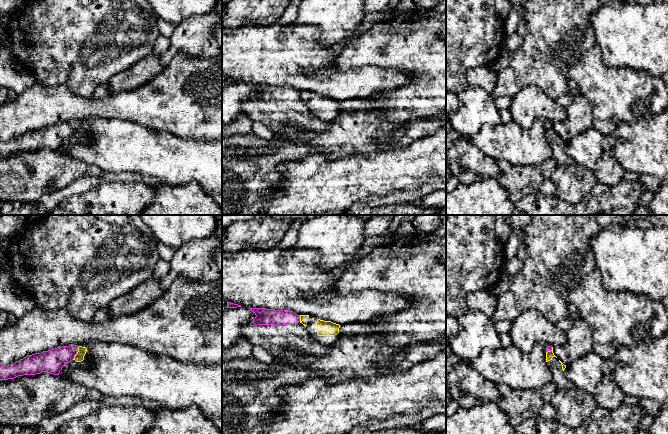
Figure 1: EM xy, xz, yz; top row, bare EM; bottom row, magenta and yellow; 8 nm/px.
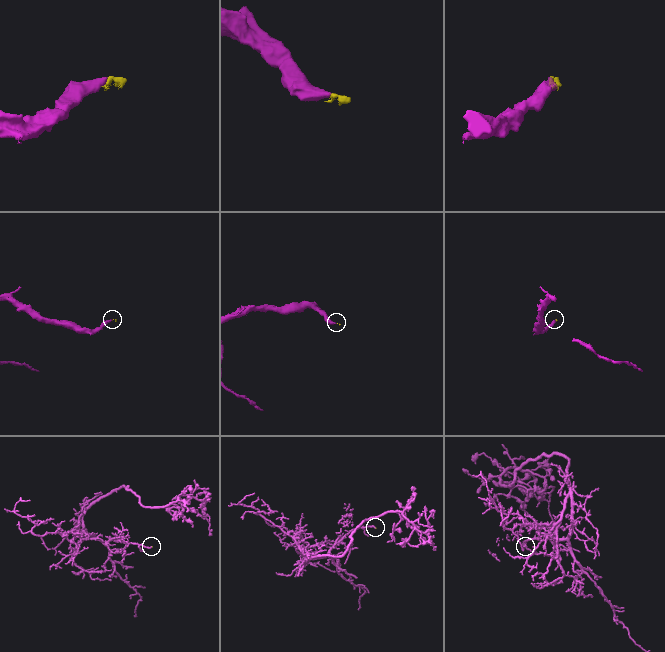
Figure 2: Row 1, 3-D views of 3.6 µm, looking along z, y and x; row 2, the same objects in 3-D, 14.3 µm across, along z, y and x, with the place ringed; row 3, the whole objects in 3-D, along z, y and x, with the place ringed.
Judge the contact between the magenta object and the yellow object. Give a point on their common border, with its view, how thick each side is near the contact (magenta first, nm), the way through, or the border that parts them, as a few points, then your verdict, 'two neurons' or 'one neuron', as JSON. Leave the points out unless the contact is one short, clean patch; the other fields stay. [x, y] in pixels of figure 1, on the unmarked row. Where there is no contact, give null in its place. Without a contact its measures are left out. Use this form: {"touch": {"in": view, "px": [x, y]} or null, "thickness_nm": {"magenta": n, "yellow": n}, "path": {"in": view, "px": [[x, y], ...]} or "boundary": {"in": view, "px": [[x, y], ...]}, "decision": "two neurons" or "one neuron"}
{"touch": {"in": "xy", "px": [76, 129]}, "thickness_nm": {"magenta": 190, "yellow": 70}, "boundary": {"in": "xy", "px": [[78, 123], [78, 127], [72, 135]]}, "decision": "two neurons"}

